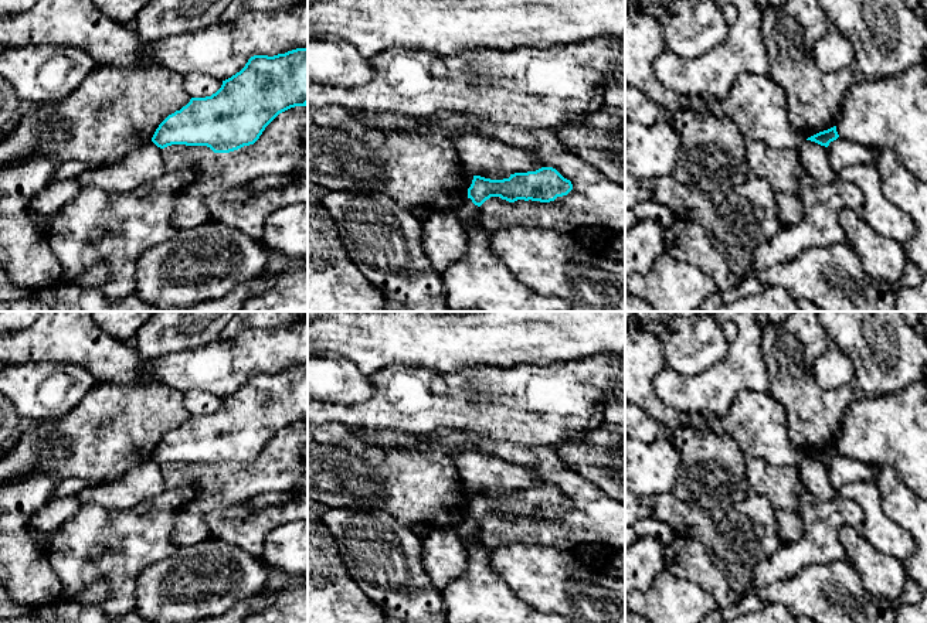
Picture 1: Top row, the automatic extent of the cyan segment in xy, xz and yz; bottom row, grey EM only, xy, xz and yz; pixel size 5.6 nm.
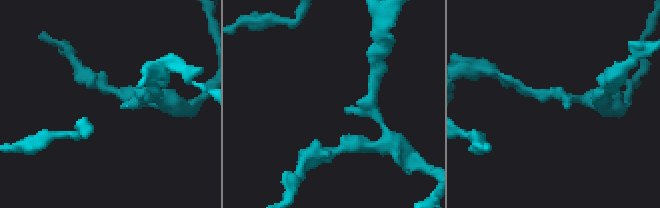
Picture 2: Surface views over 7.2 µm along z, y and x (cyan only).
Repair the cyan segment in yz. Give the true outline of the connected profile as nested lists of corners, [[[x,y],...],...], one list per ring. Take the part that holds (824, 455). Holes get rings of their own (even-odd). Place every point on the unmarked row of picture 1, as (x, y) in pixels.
[[[836,443],[828,446],[828,447],[824,447],[824,449],[819,449],[811,455],[808,455],[807,457],[811,457],[811,459],[815,459],[821,463],[825,463],[828,464],[831,459],[836,457],[839,455],[838,449],[836,449]]]

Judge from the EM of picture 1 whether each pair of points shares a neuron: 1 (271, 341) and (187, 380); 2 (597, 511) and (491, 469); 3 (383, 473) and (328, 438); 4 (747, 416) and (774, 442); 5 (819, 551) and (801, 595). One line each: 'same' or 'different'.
1: same
2: different
3: same
4: same
5: different

